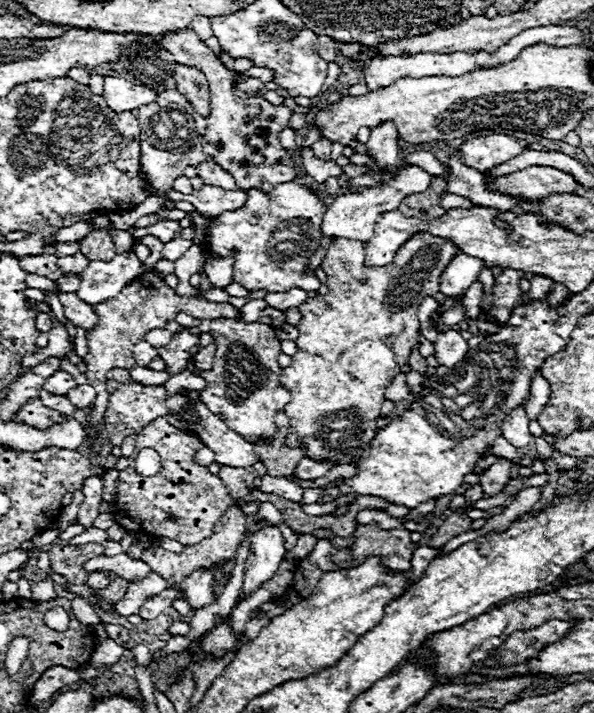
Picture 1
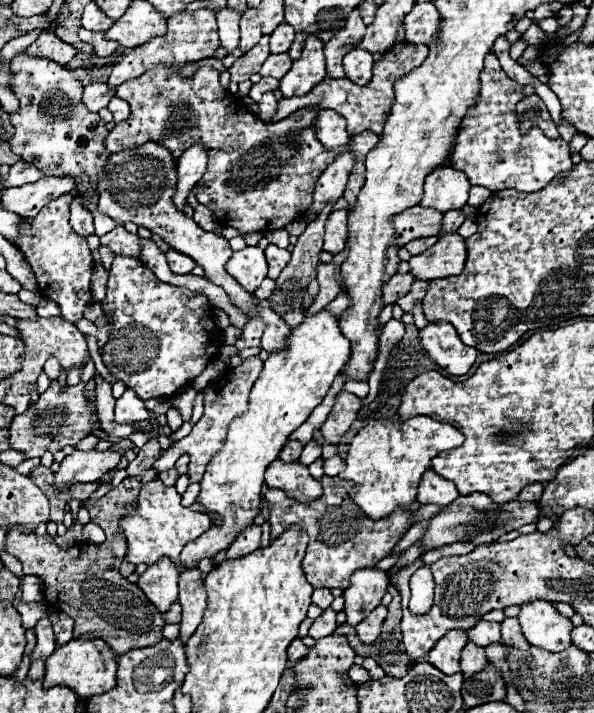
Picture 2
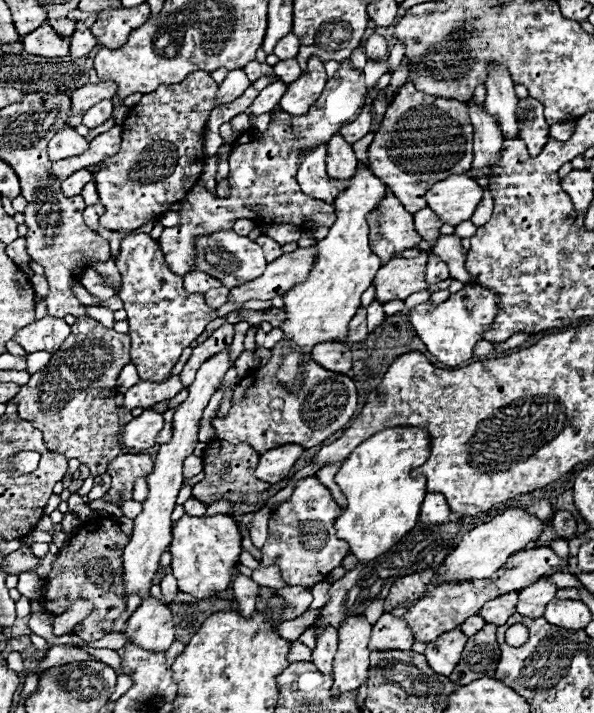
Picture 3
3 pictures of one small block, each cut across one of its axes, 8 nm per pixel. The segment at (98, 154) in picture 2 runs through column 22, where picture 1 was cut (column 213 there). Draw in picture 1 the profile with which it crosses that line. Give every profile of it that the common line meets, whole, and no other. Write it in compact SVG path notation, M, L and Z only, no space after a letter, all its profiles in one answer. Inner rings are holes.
M178 30L160 36L160 44L164 50L174 54L178 64L194 66L202 70L208 78L210 90L210 114L206 118L206 134L204 138L204 154L208 154L214 162L218 162L226 172L232 174L234 182L242 190L258 188L262 192L272 192L278 184L290 182L300 176L300 170L286 148L282 148L278 134L284 128L290 128L290 118L294 114L288 106L270 104L264 94L266 84L258 78L246 78L232 74L218 56L190 30Z

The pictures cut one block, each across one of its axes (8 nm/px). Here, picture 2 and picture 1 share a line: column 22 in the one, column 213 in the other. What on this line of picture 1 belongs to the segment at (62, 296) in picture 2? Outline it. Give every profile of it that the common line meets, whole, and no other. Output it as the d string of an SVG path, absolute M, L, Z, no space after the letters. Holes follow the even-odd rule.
M284 182L274 188L272 200L256 188L248 190L246 196L242 208L222 212L216 220L212 218L204 250L216 256L228 256L232 250L238 250L234 256L234 282L246 290L264 288L268 292L284 292L292 286L318 290L320 280L310 270L310 254L316 252L322 240L320 226L326 212L322 196L298 182Z

